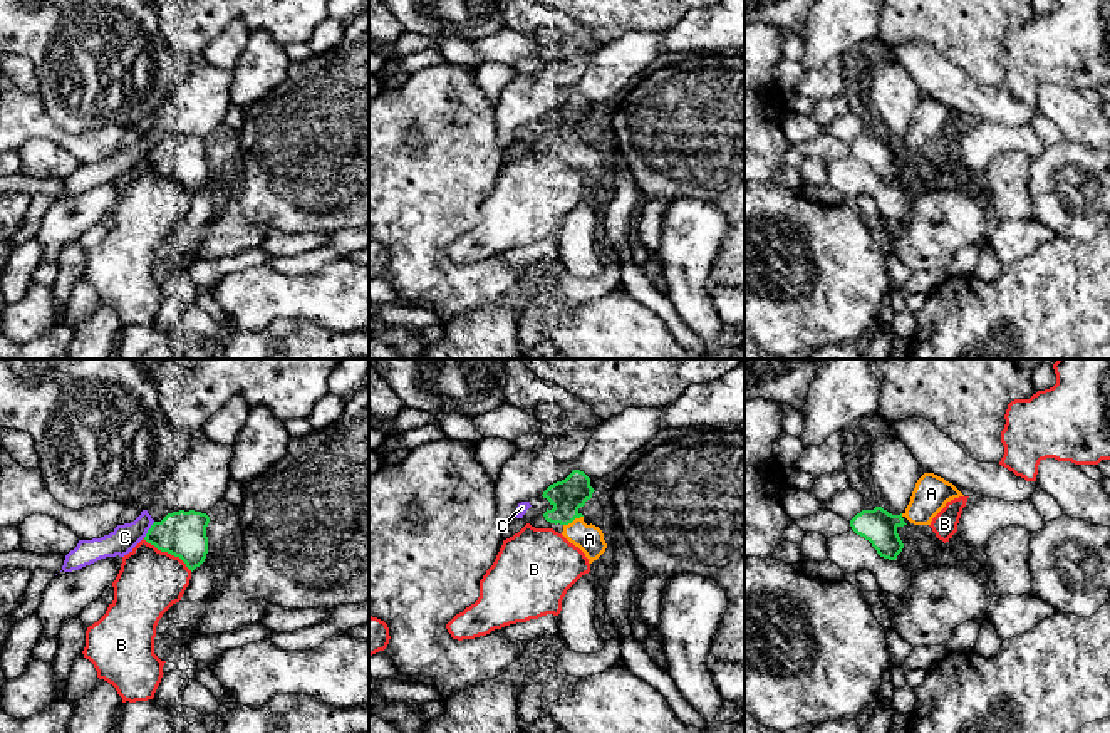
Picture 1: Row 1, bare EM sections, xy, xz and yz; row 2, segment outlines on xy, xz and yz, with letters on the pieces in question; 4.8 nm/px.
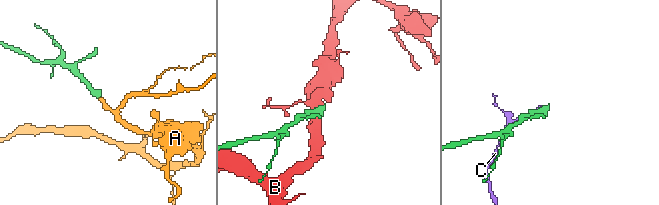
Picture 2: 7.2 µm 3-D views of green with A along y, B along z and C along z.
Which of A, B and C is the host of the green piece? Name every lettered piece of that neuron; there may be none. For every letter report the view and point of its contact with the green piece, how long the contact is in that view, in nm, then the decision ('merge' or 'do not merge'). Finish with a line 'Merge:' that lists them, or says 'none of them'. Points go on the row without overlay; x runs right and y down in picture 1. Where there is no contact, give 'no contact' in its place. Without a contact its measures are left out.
A: meets green in xz at (572, 145); contact 110 nm long; merge
B: meets green in xy at (168, 176); contact 280 nm long; do not merge
C: meets green in xy at (148, 155); contact 100 nm long; do not merge
Merge: A

